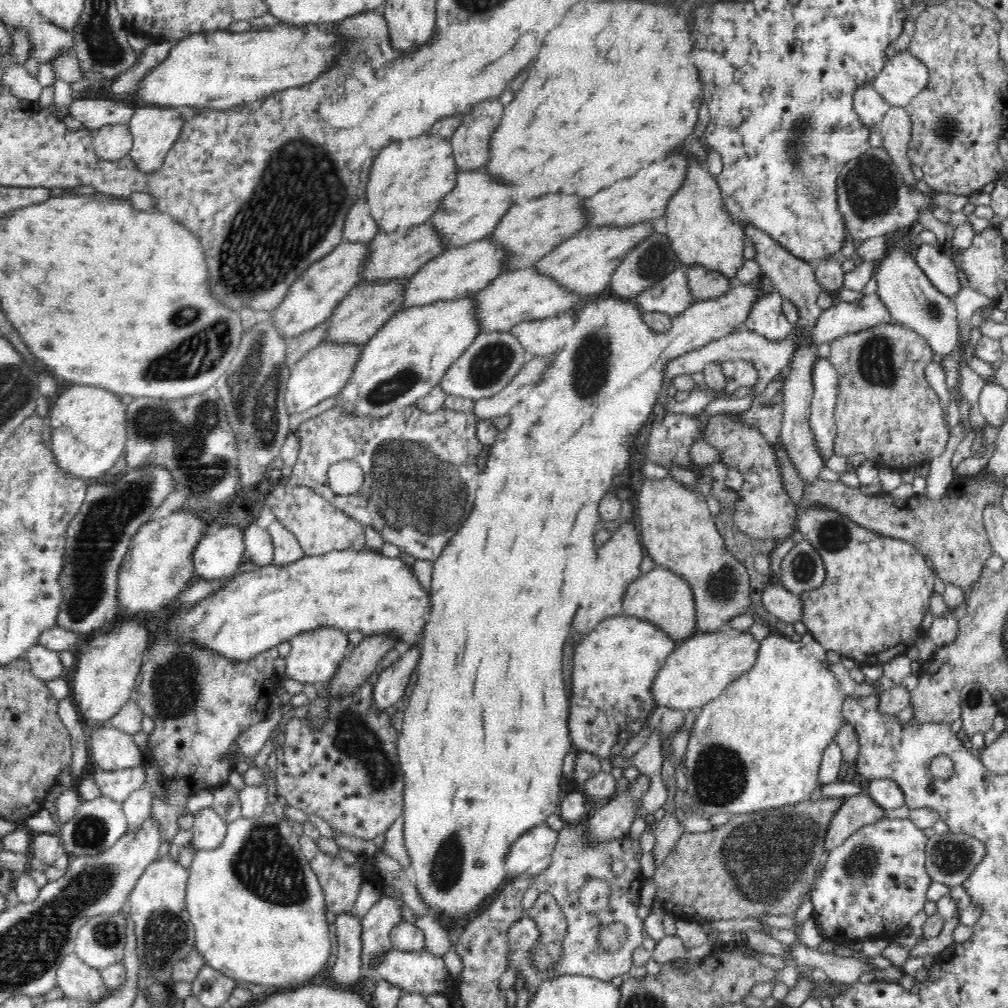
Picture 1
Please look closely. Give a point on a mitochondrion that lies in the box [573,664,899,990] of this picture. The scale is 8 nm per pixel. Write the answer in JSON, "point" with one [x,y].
{"point":[766,856]}

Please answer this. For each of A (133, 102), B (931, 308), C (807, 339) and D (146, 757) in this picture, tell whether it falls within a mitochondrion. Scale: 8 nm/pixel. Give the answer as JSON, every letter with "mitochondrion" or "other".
{"A":"other","B":"mitochondrion","C":"other","D":"other"}

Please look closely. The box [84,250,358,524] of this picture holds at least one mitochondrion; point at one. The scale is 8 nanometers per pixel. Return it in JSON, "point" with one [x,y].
{"point":[191,437]}

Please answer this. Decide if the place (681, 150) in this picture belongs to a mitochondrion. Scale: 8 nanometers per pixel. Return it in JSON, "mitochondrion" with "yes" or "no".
{"mitochondrion":"no"}

